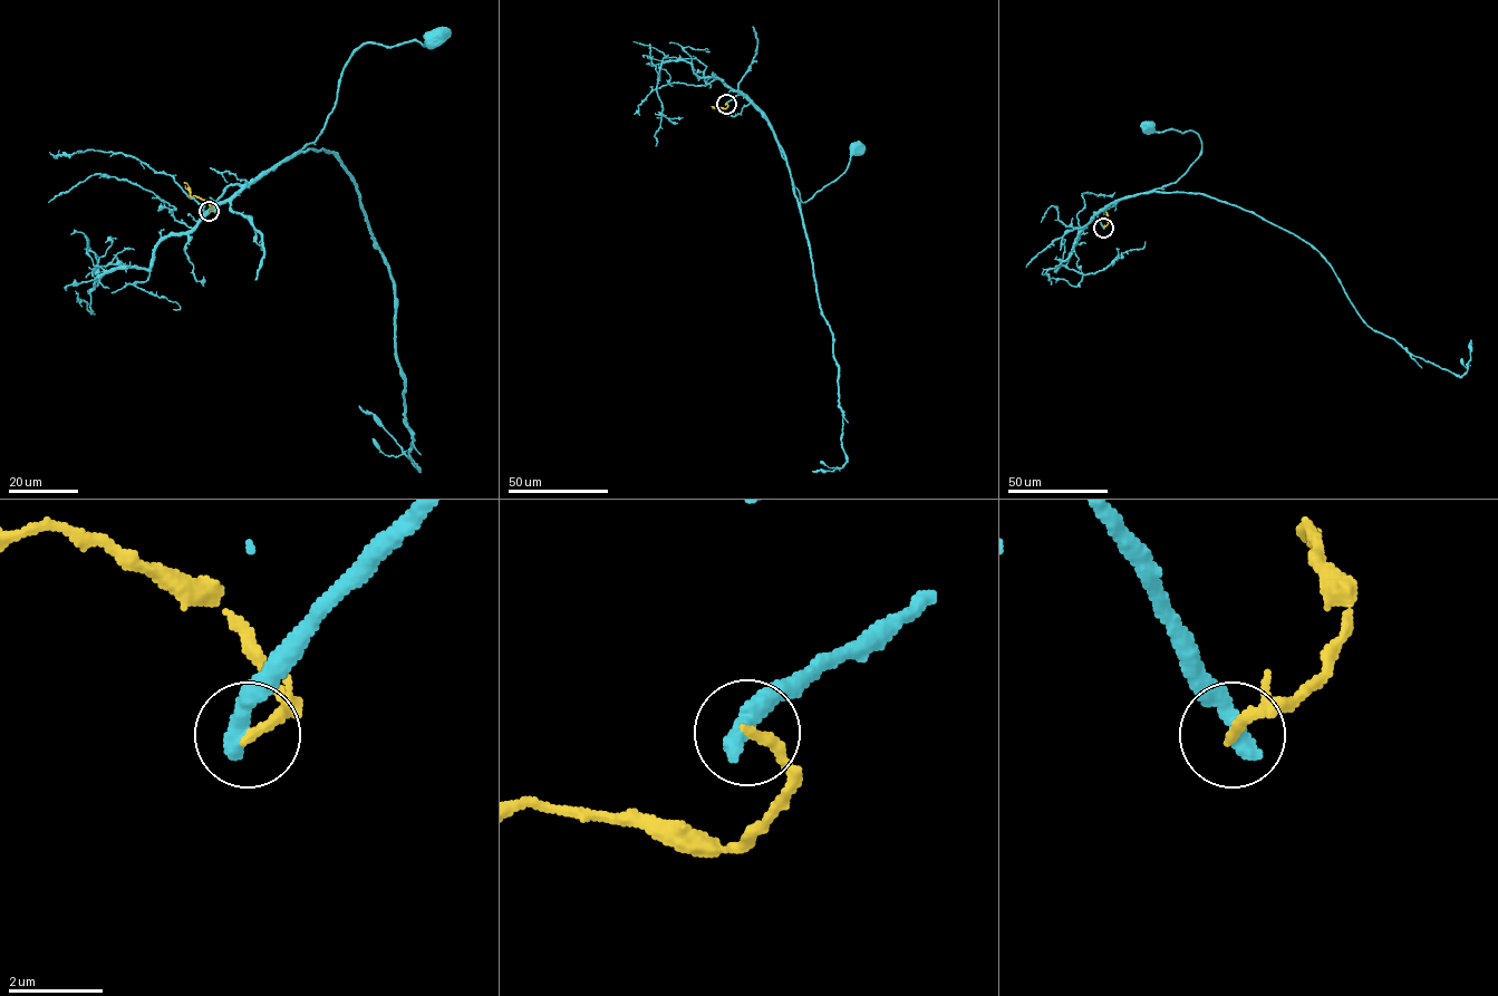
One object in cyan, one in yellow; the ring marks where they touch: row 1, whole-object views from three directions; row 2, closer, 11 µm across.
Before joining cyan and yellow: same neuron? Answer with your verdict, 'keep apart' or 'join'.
keep apart

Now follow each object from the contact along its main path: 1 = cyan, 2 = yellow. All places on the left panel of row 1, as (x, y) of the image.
1: (210, 212), (229, 186), (251, 183), (320, 135), (346, 61), (361, 46), (426, 45), (438, 36)
2: (210, 212), (212, 209), (209, 203), (192, 196), (184, 182)

